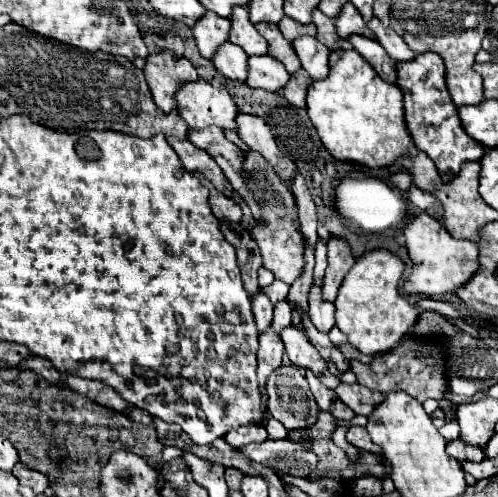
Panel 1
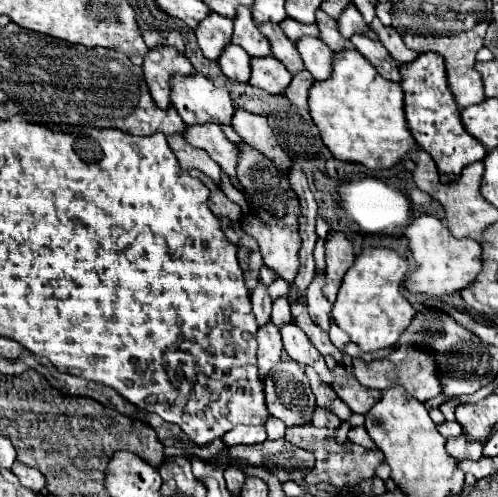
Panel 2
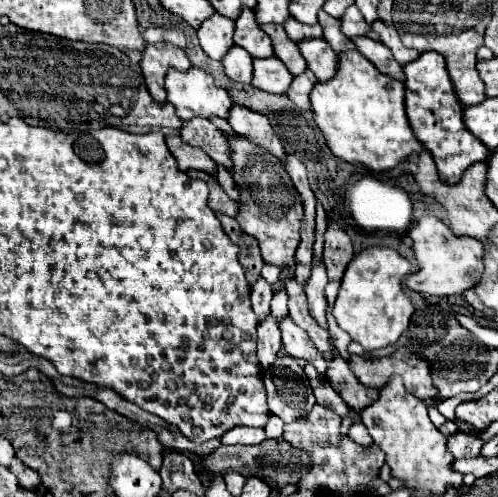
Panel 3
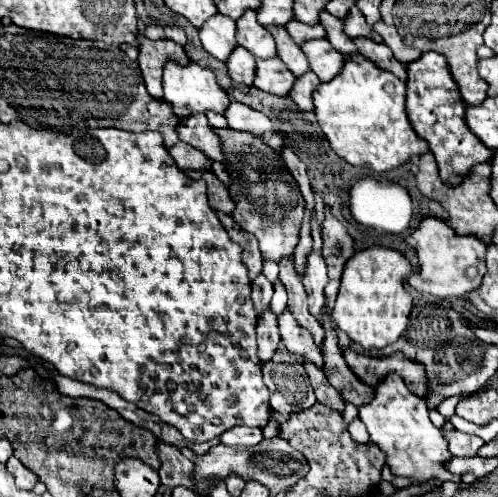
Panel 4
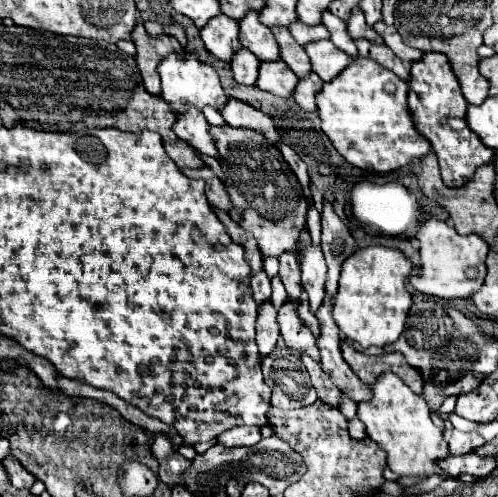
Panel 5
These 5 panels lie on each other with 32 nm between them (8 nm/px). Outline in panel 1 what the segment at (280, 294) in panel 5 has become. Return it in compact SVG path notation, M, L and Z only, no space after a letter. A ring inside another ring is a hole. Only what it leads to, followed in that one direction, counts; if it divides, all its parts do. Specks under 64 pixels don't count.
M288 300L278 302L278 304L274 306L274 320L272 320L274 330L280 334L280 330L286 328L286 326L290 324L290 320L292 320L292 308L290 308Z

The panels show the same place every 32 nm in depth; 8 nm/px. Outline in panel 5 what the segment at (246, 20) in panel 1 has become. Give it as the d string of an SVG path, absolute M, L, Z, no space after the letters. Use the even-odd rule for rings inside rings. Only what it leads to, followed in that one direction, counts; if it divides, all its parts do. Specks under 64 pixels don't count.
M256 10L248 12L244 20L240 20L240 42L262 62L280 58L280 48L276 48L276 38L272 36L272 30L268 26L260 24Z

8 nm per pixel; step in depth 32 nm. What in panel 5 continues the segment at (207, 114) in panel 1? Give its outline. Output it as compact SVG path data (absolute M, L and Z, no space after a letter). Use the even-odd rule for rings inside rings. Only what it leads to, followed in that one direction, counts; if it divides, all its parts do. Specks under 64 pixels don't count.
M186 48L182 52L174 52L166 56L158 64L158 74L162 80L162 92L160 98L170 104L174 112L186 112L186 104L192 104L196 108L204 108L206 104L220 108L226 104L226 94L220 86L220 78L214 70L214 66L202 62L194 52L188 52Z

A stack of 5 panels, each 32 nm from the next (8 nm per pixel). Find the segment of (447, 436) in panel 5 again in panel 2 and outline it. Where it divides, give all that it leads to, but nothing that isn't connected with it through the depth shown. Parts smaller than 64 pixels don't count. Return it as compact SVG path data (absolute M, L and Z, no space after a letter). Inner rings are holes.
M458 436L458 438L450 438L446 442L446 450L448 454L452 454L456 460L464 460L464 458L470 458L470 460L478 460L482 456L482 444L476 442L476 440L468 440L466 436Z

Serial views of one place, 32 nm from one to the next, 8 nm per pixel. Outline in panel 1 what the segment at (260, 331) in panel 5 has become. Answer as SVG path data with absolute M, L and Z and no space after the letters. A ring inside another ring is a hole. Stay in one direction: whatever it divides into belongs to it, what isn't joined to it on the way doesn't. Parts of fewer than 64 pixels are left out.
M266 328L266 332L262 332L258 336L260 348L258 348L258 384L262 390L262 398L266 398L266 380L272 374L272 370L276 370L282 362L282 354L284 354L284 344L280 334L274 332L274 328Z

